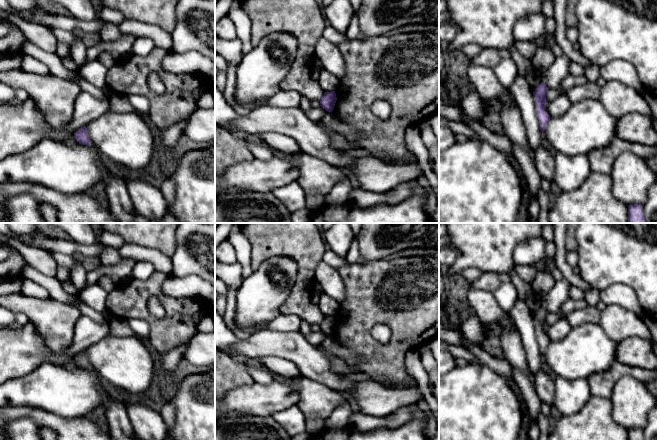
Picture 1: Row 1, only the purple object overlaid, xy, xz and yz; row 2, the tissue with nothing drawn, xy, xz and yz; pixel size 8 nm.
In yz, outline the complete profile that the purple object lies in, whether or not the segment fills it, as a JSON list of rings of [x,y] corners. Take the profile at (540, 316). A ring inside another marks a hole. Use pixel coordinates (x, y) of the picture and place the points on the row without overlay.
[[[540,307],[535,315],[533,316],[534,319],[534,324],[536,328],[536,338],[540,347],[540,353],[542,356],[545,355],[549,344],[550,344],[550,339],[546,335],[546,318],[548,316],[549,312],[544,308]]]

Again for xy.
[[[86,350],[81,351],[74,356],[74,361],[80,368],[91,370],[91,365]]]

